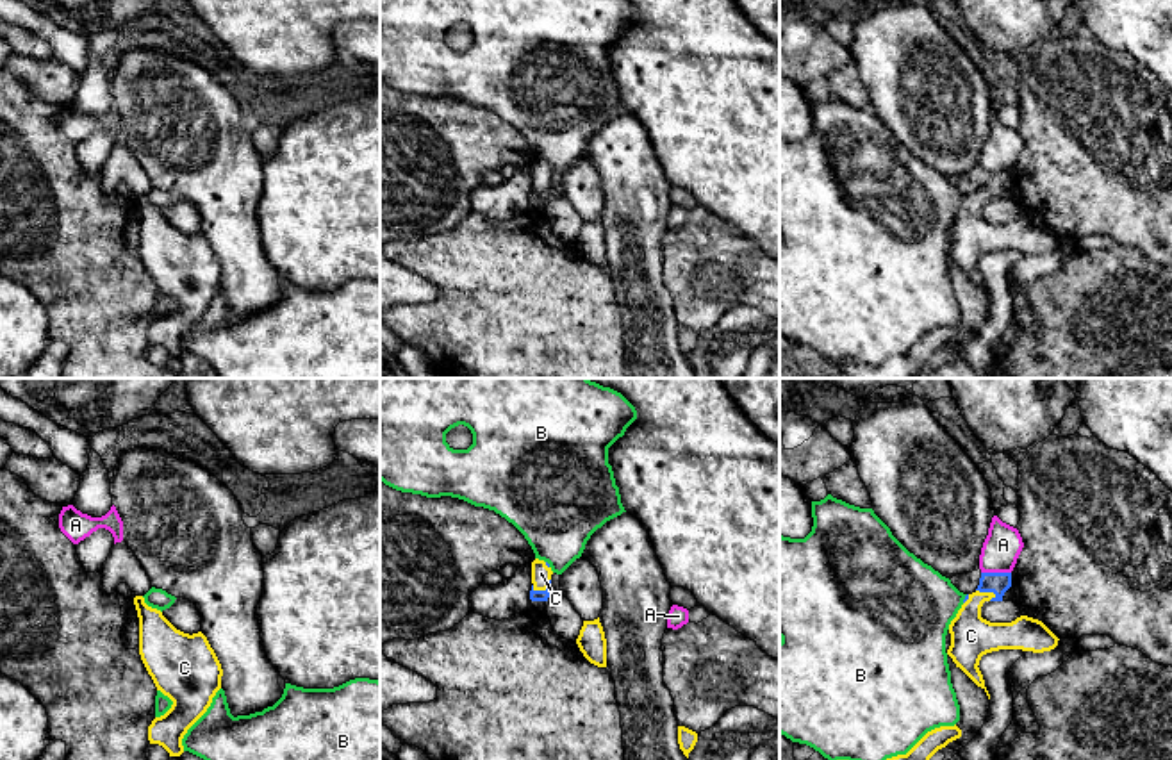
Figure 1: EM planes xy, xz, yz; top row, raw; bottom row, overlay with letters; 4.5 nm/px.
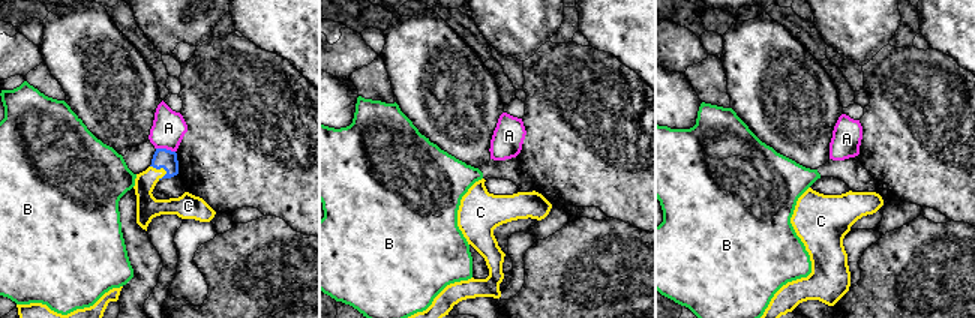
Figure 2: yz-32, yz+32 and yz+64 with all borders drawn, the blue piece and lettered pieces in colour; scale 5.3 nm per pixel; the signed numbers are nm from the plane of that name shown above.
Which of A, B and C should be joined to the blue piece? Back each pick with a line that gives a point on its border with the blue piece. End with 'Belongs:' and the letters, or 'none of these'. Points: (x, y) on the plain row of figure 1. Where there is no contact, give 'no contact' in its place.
C: meets blue in yz at (987, 191)
Belongs: C

